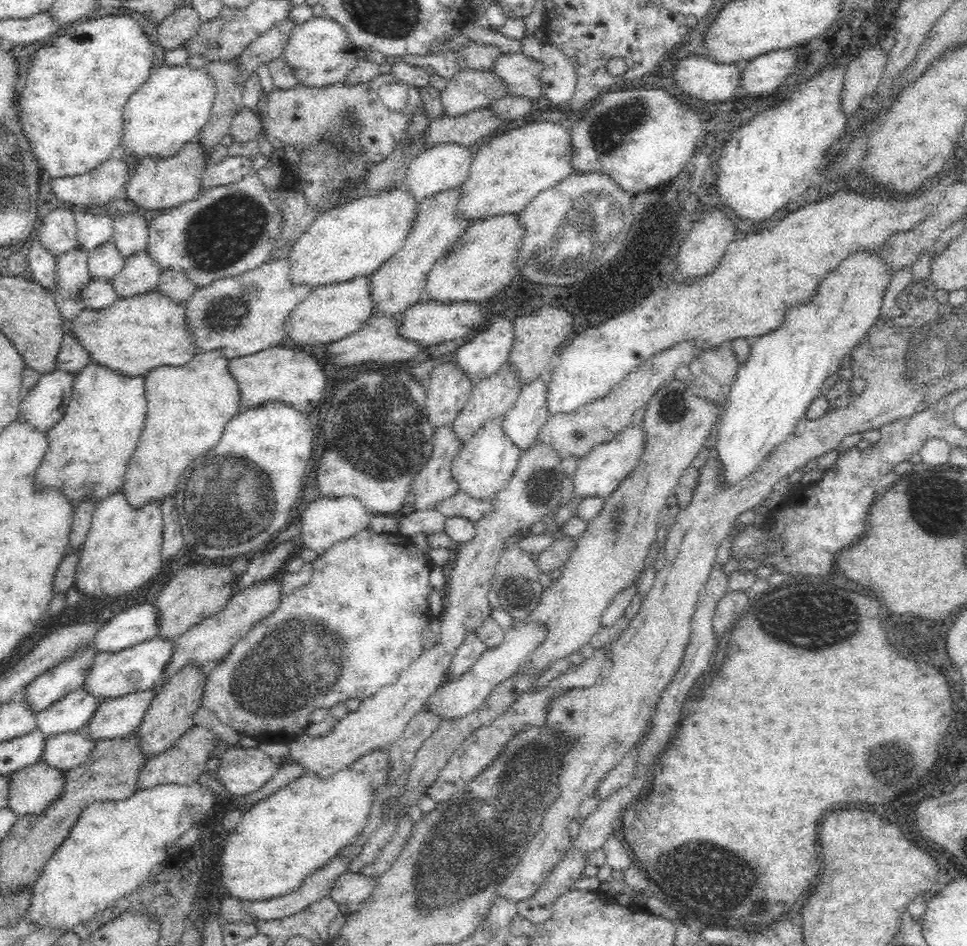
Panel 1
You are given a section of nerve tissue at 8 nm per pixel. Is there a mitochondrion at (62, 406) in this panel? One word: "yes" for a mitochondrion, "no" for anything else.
no

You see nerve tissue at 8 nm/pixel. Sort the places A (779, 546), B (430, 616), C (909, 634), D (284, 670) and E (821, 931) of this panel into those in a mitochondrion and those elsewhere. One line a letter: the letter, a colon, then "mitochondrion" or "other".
A: other
B: other
C: mitochondrion
D: mitochondrion
E: other

